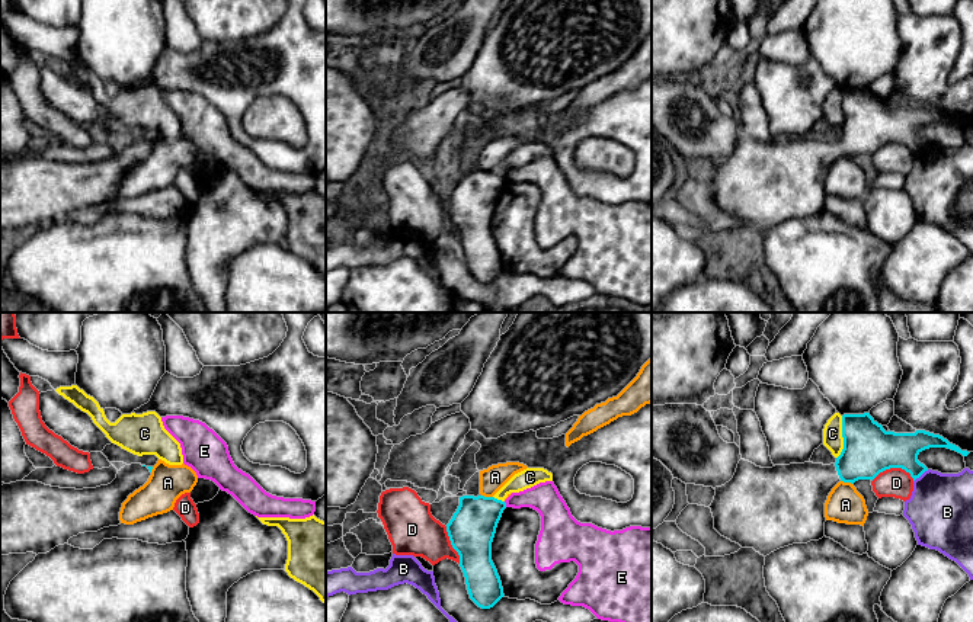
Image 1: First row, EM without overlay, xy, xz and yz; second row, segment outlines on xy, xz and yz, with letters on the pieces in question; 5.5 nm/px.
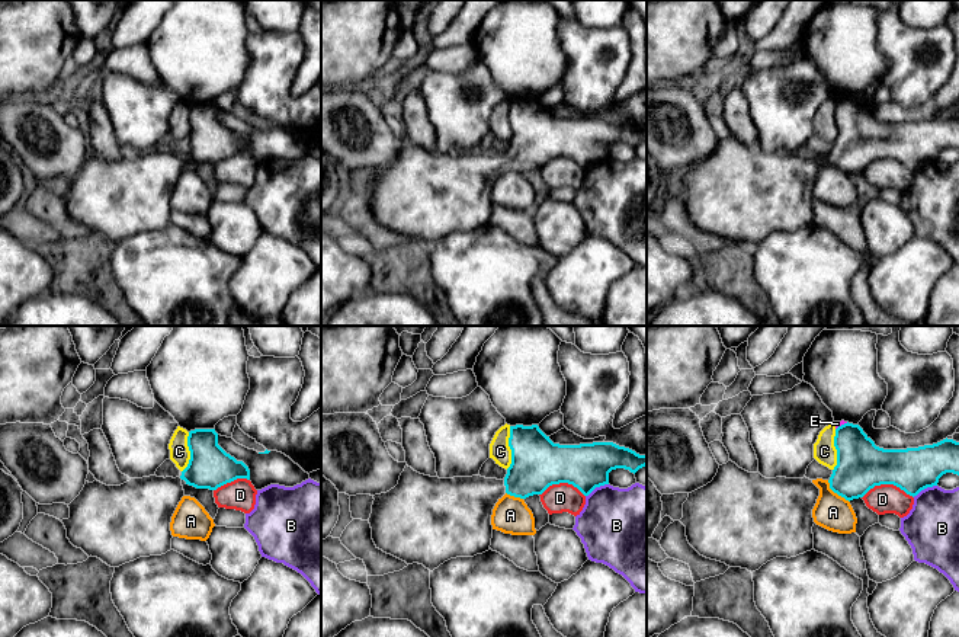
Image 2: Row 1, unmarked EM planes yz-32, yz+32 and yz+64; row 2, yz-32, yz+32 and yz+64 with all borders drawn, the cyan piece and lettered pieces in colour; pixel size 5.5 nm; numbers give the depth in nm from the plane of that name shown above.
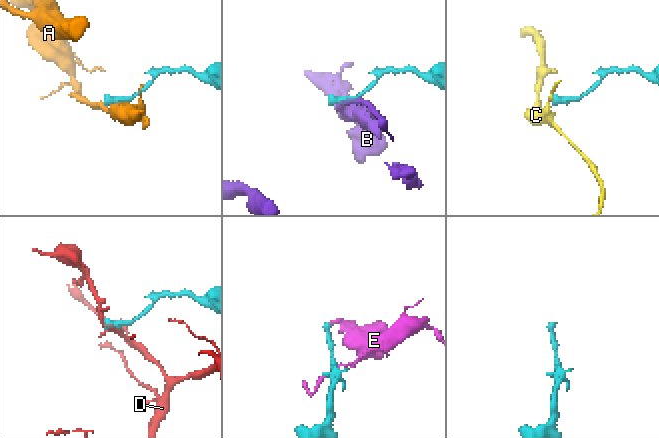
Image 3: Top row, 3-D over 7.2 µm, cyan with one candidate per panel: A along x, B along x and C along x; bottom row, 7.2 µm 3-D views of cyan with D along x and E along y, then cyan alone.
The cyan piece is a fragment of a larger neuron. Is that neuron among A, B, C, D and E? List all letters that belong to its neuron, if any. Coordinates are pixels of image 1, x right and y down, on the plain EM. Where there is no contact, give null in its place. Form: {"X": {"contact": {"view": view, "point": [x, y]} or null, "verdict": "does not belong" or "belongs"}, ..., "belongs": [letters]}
{"A": {"contact": {"view": "yz", "point": [847, 156]}, "verdict": "does not belong"}, "B": {"contact": {"view": "yz", "point": [921, 148]}, "verdict": "does not belong"}, "C": {"contact": {"view": "yz", "point": [842, 111]}, "verdict": "does not belong"}, "D": {"contact": {"view": "yz", "point": [892, 141]}, "verdict": "does not belong"}, "E": {"contact": {"view": "xz", "point": [505, 179]}, "verdict": "does not belong"}, "belongs": []}

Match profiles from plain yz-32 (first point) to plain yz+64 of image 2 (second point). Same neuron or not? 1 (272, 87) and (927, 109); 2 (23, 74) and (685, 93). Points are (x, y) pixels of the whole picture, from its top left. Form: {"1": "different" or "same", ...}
{"1": "different", "2": "different"}

